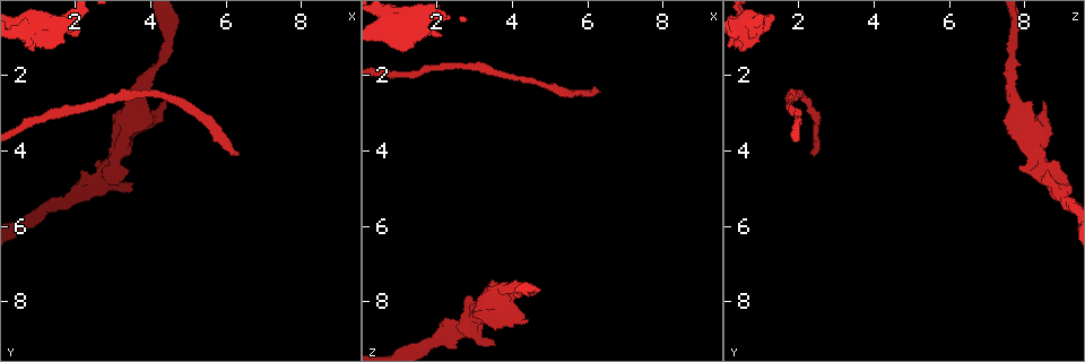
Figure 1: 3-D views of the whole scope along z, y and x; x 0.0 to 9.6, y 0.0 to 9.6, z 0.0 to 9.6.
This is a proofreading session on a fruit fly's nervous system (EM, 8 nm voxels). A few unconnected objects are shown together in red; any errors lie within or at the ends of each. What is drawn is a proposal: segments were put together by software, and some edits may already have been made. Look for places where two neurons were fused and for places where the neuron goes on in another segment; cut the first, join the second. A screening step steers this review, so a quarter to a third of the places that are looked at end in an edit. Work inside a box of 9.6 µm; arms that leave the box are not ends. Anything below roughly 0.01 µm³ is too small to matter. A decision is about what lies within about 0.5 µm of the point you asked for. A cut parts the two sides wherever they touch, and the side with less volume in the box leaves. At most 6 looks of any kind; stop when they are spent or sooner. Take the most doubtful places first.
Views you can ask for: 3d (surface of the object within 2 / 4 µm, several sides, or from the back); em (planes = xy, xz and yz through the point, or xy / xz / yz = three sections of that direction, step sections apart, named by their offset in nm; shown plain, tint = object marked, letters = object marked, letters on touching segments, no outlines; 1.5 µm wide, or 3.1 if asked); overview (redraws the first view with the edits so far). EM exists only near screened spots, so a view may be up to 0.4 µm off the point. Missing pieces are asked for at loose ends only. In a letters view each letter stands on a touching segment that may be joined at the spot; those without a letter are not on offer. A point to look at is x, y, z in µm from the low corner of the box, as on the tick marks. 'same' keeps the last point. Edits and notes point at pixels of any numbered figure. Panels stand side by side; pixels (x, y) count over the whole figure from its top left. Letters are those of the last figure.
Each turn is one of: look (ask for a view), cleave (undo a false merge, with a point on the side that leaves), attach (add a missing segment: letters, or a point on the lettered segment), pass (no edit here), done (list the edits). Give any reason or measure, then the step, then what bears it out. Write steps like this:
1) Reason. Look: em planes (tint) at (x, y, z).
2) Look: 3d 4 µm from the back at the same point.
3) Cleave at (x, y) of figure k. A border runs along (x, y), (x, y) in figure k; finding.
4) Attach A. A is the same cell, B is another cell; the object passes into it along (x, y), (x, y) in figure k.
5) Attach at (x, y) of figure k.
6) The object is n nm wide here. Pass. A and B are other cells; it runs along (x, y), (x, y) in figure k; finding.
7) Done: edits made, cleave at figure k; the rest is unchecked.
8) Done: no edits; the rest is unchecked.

End of a long branch. Look: em planes (plain) at (6.30, 4.15, 2.40).

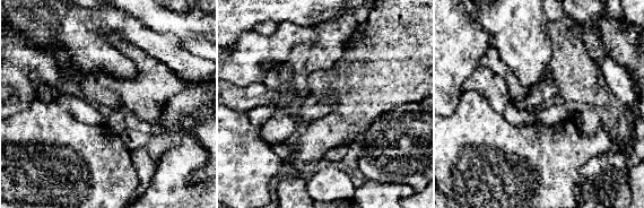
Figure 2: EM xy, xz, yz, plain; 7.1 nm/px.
See the neighbours. Look: em planes (letters) at the same point.

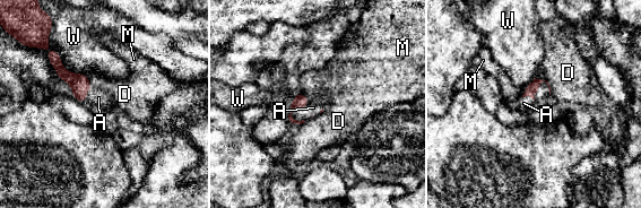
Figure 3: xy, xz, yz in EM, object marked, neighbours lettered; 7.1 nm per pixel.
Attach A. A is the same cell, D, M and W are other cells; it goes on there.

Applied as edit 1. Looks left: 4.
Thick end. Look: 3d 4 µm at (2.20, 0.80, 1.00).

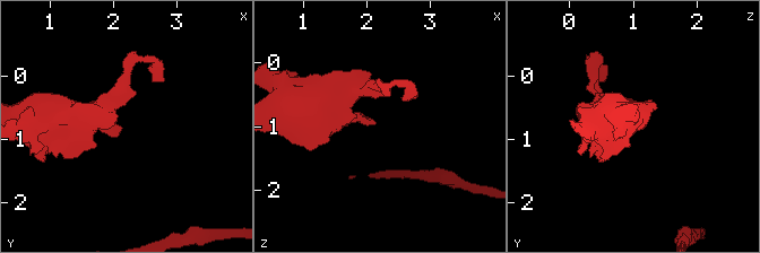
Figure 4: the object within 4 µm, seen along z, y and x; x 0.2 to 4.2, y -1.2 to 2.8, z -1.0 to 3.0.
Now the EM. Look: em planes (plain) at (2.15, 0.85, 0.90).

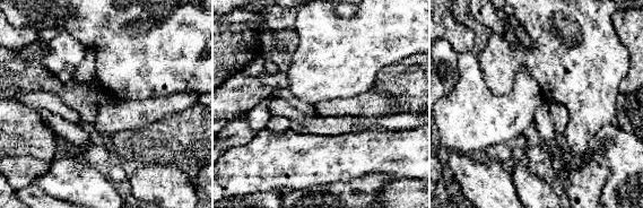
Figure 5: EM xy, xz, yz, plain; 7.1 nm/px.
Look: em planes (letters) at the same point.

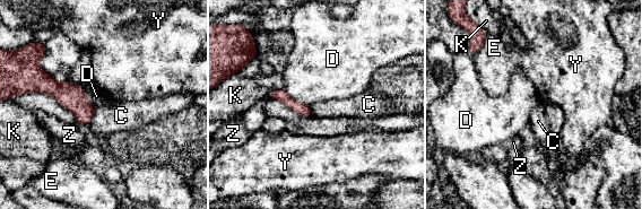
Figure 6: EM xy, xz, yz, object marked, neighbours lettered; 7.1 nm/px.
Pass. C, D, E, K, Y and Z are other cells; it runs along (41, 73), (84, 115), (85, 121) in figure 6; no lettered segment goes on from it.

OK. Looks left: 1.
Done: edits made, attach at figure 3; the rest is unchecked.

